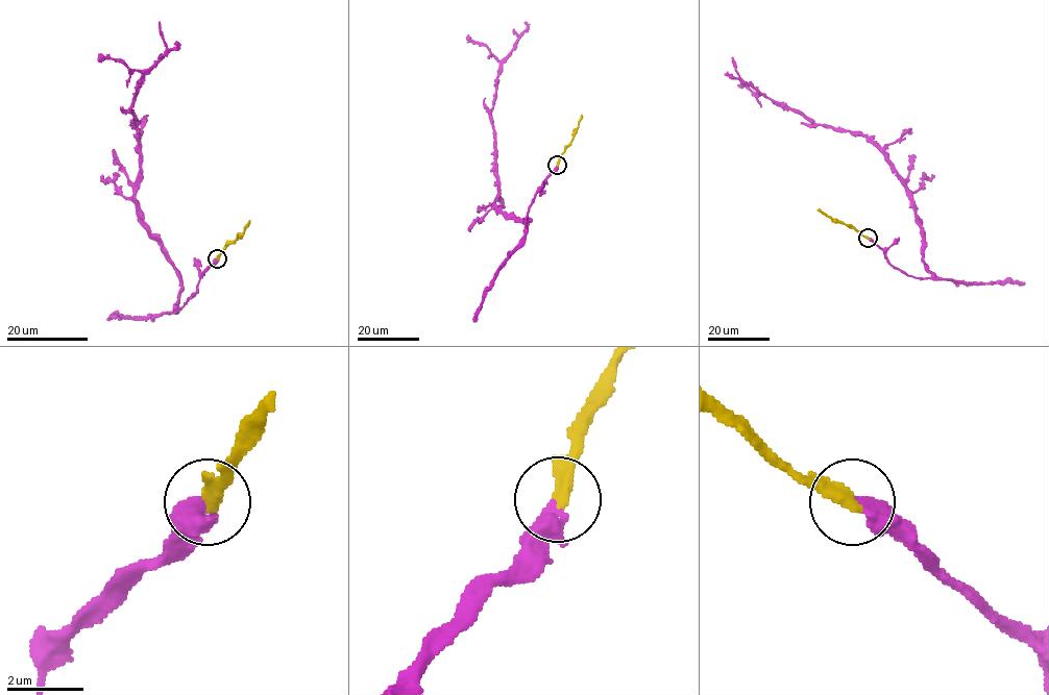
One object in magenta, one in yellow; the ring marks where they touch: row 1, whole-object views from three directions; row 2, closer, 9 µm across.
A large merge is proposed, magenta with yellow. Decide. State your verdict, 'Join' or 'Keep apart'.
Join

